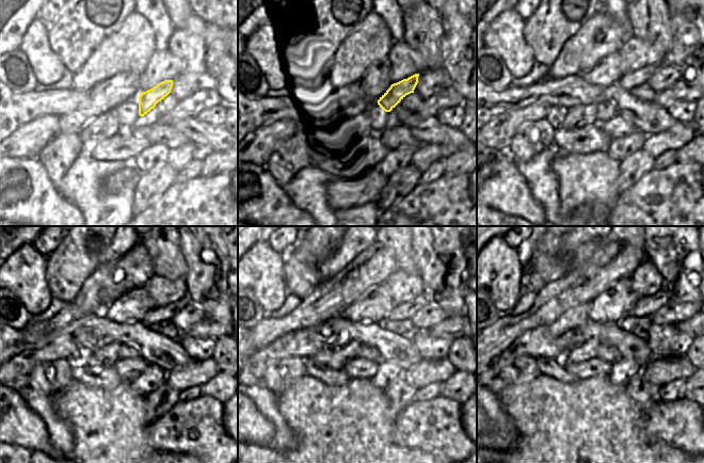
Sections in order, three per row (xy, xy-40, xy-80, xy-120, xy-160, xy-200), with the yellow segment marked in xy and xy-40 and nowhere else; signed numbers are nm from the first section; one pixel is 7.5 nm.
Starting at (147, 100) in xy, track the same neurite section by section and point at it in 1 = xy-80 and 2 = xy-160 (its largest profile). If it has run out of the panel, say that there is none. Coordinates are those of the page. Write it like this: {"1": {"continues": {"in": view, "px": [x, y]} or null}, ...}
{"1": {"continues": {"in": "xy-80", "px": [630, 79]}}, "2": {"continues": {"in": "xy-160", "px": [405, 310]}}}

